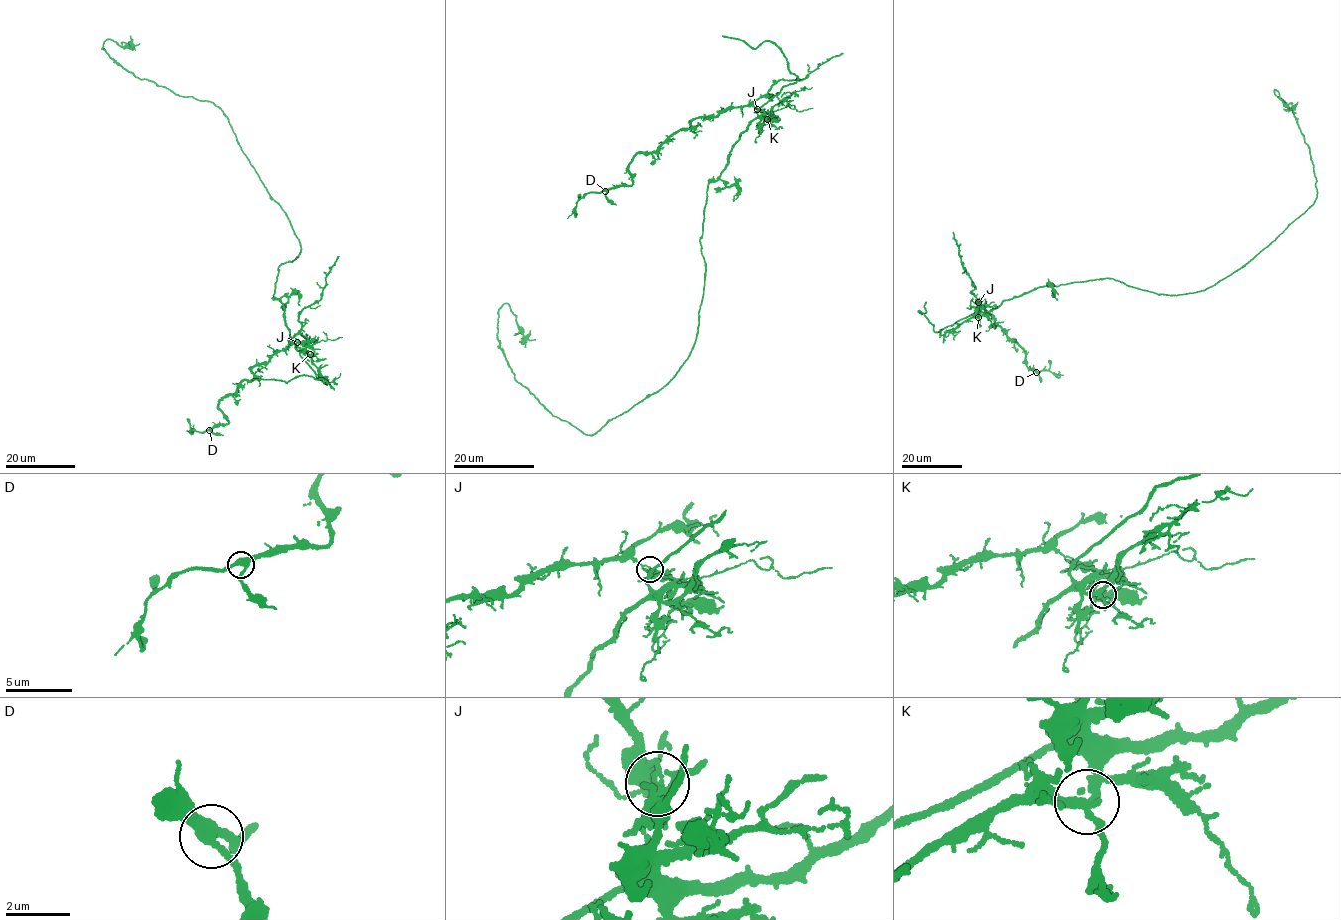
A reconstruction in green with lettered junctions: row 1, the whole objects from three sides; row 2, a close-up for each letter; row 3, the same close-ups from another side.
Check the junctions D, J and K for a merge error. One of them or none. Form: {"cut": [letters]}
{"cut": ["J"]}

